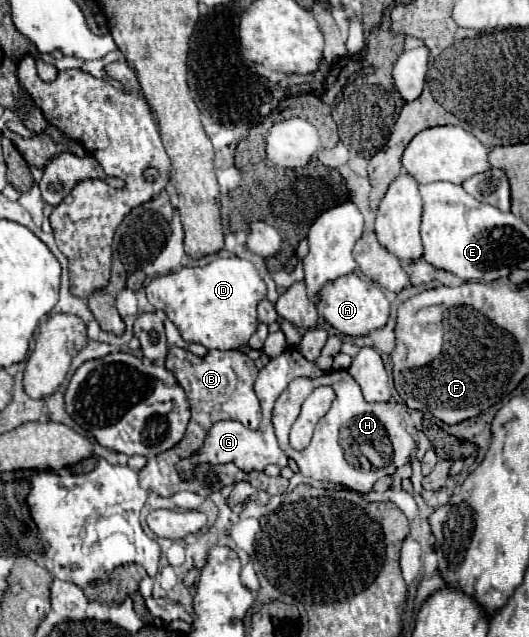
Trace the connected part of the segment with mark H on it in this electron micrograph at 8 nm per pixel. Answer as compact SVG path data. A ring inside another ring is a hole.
M330 371L316 379L294 379L276 401L272 423L280 449L298 463L304 477L336 483L358 493L368 493L378 479L392 475L398 467L410 463L416 451L416 443L406 431L406 407L396 401L368 403L362 395L360 385L348 371ZM320 385L330 385L334 389L334 403L330 411L318 421L310 445L304 451L294 451L288 445L288 431L296 421L308 393Z

